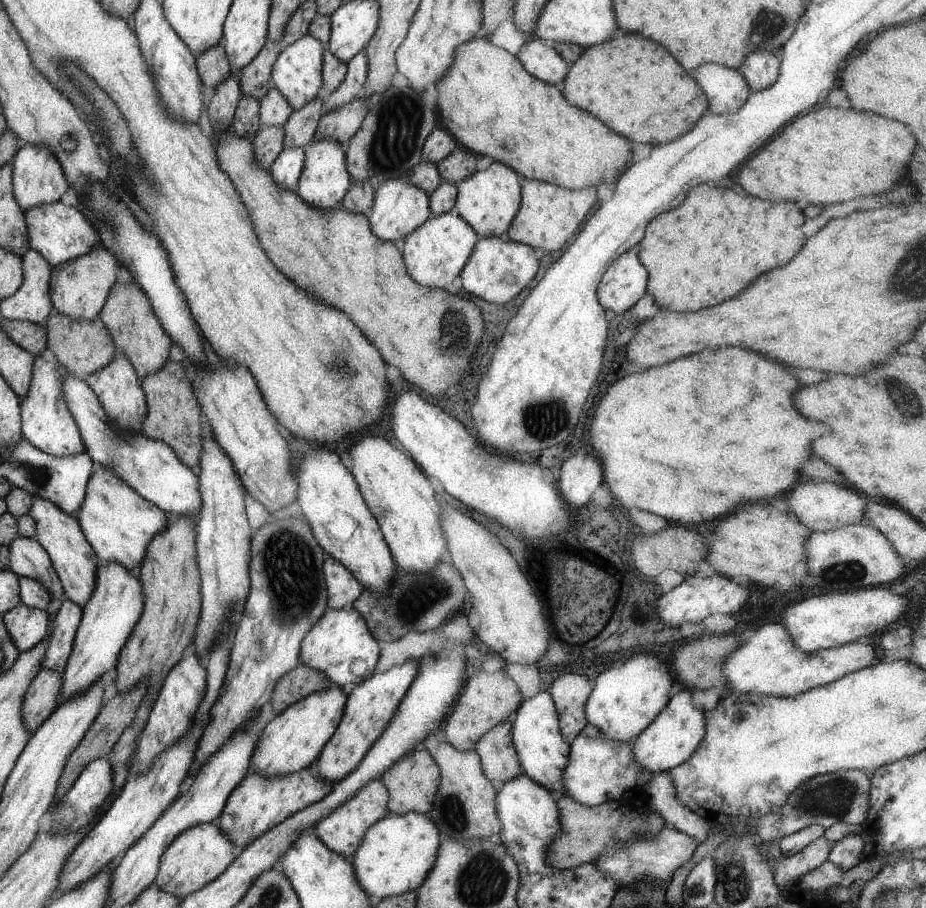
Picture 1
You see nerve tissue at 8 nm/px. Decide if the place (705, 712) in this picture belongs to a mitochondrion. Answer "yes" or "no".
no

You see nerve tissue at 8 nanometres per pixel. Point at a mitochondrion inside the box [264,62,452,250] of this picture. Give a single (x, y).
(391, 146)

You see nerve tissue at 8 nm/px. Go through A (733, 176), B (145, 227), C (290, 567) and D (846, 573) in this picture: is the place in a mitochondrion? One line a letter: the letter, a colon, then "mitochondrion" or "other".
A: other
B: other
C: mitochondrion
D: mitochondrion

